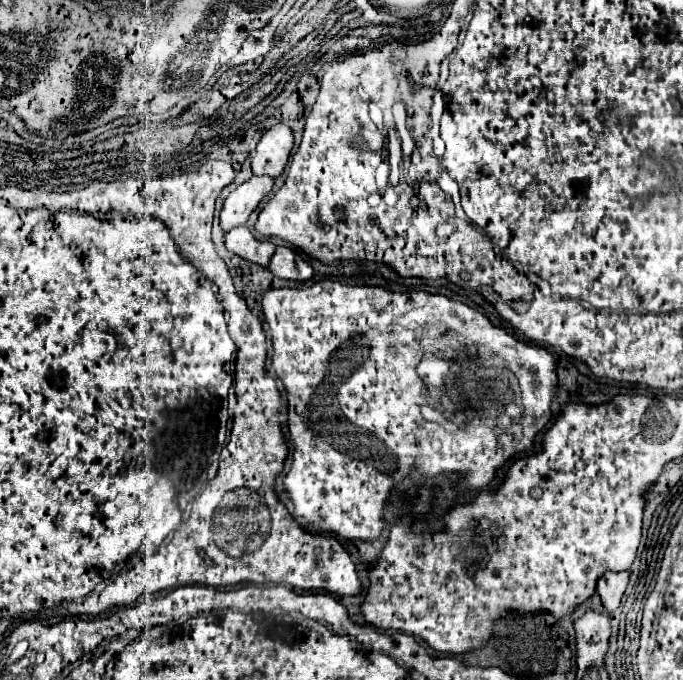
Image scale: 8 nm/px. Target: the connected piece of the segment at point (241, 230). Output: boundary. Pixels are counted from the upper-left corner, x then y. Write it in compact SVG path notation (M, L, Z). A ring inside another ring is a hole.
M240 225L226 233L226 249L252 263L268 265L276 245L272 241L258 241L246 225Z

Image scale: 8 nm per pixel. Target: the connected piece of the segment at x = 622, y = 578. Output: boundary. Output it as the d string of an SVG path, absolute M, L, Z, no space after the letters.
M606 571L596 585L596 591L602 597L602 603L608 611L614 611L620 605L620 599L628 587L630 571Z

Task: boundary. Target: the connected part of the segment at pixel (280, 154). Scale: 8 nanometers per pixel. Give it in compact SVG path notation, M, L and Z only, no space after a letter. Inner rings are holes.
M276 123L272 125L260 139L256 153L252 157L254 175L270 175L278 177L284 171L284 165L290 157L294 145L294 137L290 127Z

